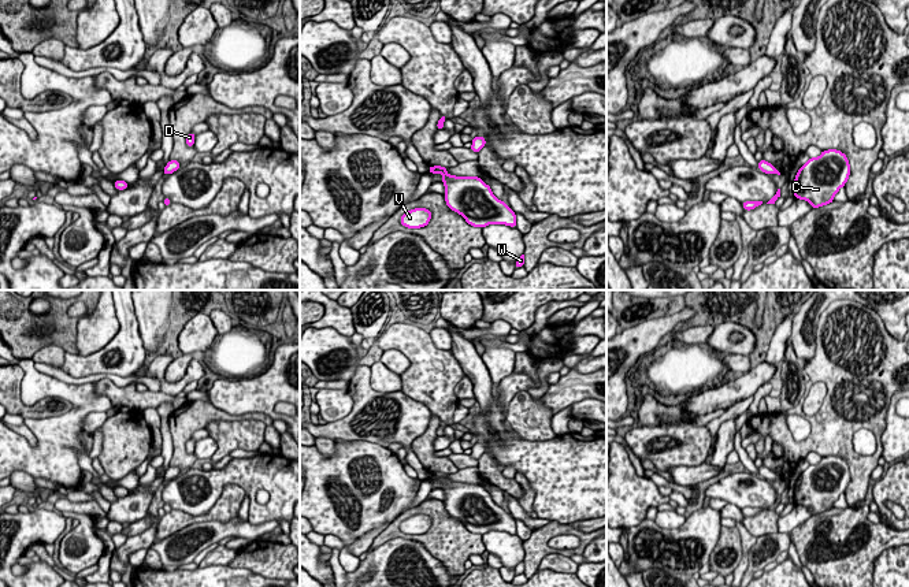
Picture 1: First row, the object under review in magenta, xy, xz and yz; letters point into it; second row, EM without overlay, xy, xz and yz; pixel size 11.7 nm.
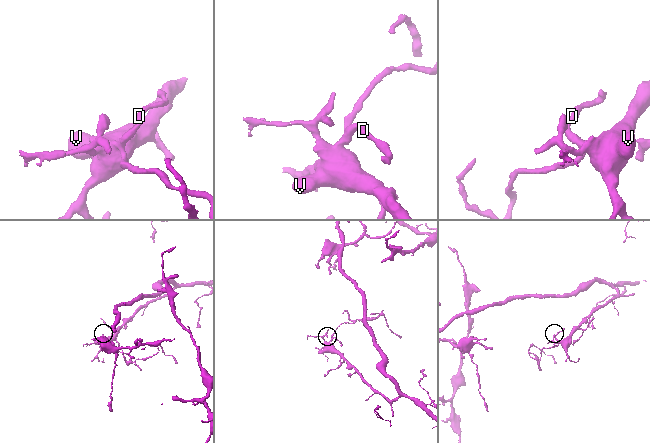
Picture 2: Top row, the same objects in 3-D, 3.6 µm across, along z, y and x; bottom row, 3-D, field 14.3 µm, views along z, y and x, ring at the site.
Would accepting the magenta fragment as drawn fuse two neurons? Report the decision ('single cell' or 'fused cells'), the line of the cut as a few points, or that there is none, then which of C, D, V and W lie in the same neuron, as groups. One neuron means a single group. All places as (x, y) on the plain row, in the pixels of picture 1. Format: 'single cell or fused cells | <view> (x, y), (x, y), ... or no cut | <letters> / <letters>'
single cell | no cut | C D V W

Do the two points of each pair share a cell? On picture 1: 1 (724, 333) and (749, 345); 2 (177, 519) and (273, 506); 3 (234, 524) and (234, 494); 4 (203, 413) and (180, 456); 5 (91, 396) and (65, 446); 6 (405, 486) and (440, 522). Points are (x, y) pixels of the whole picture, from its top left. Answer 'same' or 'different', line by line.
1: same
2: different
3: different
4: same
5: same
6: different

